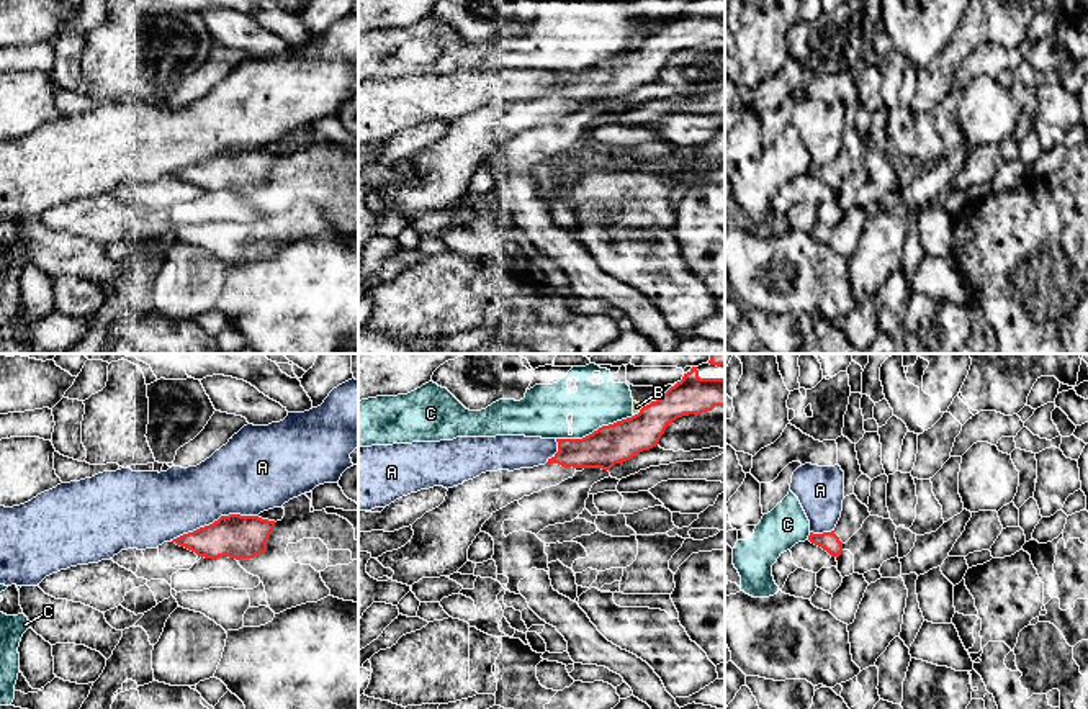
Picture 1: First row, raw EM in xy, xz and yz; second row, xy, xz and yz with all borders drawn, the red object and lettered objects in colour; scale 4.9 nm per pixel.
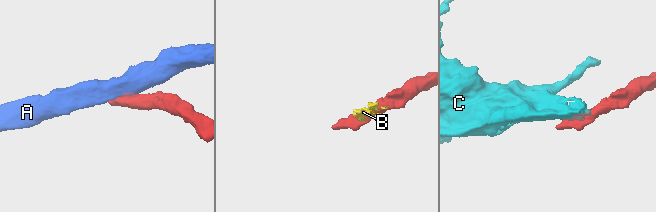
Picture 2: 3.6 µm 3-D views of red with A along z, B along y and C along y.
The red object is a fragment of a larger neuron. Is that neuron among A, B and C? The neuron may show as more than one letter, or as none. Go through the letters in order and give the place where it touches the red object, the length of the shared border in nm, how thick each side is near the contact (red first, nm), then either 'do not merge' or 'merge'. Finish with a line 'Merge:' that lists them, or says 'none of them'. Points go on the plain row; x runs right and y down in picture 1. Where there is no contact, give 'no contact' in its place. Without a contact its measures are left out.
A: xy (215, 154) | 440 nm | 220/360 nm | do not merge
B: xz (640, 45) | 50 nm | 190/40 nm | do not merge
C: xz (597, 63) | 420 nm | 190/220 nm | do not merge
Merge: none of them

